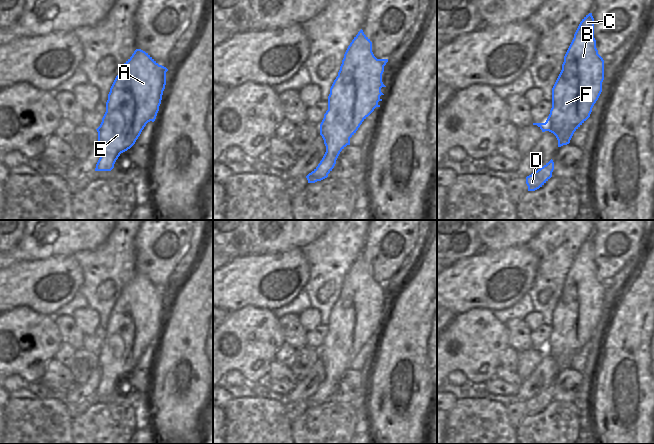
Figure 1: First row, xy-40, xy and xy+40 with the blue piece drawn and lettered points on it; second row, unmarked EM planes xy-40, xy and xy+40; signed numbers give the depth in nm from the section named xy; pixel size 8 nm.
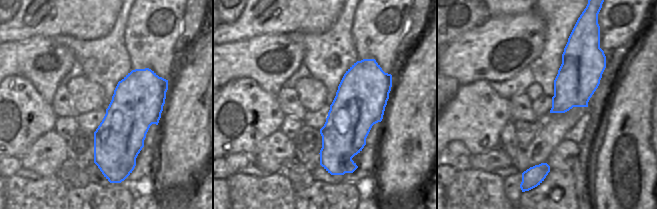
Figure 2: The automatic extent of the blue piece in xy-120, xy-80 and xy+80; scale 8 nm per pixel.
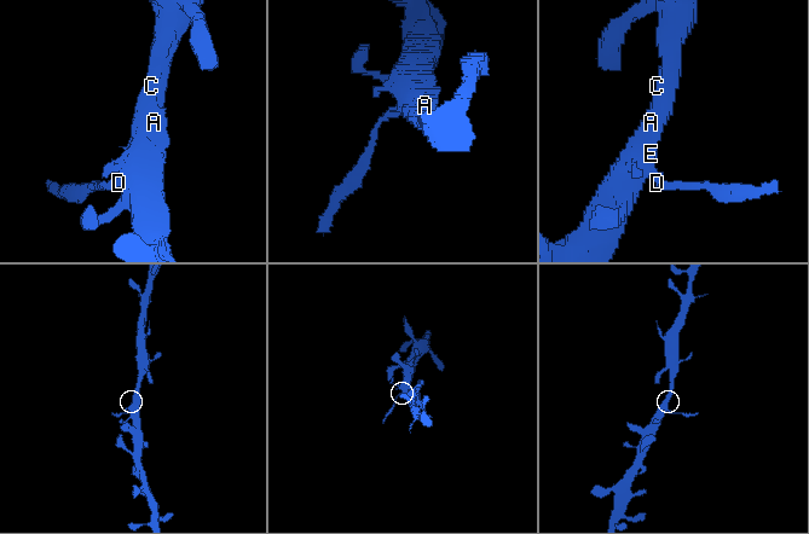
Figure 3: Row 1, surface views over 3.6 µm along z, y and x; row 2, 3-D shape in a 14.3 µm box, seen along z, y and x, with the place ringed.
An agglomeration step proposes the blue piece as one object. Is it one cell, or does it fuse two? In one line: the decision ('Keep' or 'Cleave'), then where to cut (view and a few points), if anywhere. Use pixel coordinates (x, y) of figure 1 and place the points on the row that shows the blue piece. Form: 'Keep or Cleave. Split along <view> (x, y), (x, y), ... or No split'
Keep. No split.

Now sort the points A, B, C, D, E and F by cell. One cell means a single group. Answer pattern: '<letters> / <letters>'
A B C D E F

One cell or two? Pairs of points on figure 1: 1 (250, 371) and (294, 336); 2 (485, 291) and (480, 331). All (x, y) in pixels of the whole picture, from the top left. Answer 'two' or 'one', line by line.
1: two
2: two

